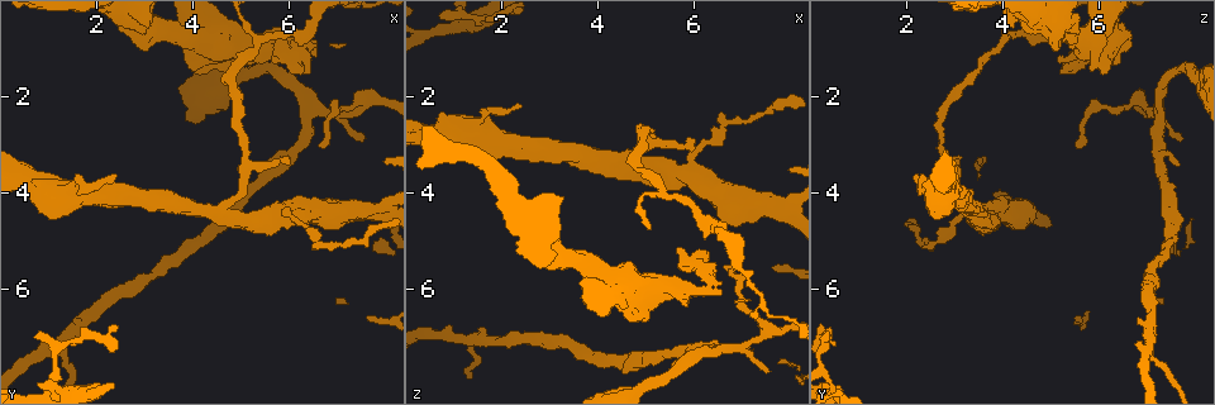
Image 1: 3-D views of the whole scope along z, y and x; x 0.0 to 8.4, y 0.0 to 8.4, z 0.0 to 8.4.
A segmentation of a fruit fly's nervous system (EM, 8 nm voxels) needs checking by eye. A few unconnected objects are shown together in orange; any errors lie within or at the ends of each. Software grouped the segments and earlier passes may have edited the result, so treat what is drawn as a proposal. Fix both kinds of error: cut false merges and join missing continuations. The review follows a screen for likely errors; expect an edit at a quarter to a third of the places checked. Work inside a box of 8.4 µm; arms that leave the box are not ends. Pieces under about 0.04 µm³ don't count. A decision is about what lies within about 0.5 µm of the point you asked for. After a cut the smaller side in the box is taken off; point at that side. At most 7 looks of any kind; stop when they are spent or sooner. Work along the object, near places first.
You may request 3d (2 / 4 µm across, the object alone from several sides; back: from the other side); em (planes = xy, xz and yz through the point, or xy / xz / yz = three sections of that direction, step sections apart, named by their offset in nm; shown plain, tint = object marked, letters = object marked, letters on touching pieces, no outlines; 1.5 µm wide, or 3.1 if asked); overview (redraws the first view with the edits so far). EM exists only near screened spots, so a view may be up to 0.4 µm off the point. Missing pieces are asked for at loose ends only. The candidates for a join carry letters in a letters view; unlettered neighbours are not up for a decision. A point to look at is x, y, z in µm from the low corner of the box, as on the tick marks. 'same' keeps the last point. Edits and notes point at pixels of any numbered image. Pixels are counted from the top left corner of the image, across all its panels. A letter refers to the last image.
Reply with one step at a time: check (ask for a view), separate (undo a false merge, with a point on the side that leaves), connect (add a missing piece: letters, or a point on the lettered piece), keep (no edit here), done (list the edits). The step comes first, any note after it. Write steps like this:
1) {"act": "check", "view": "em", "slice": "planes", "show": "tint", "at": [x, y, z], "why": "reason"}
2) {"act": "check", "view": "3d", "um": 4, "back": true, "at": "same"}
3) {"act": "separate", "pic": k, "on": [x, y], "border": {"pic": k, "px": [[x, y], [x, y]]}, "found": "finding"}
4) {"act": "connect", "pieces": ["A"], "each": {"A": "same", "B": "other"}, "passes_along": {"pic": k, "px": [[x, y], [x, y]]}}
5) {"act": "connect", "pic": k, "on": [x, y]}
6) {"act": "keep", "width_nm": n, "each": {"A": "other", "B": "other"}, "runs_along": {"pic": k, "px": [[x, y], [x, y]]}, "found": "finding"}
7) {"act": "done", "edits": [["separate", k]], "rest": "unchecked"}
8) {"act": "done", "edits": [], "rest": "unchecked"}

{"act": "check", "view": "em", "slice": "planes", "show": "letters", "at": [5.95, 3.40, 2.90], "why": "tapers out"}

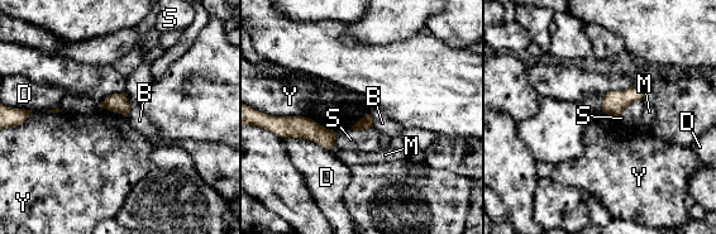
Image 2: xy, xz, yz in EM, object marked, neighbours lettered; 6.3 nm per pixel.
{"act": "keep", "each": {"B": "other", "D": "other", "M": "other", "S": "other", "Y": "other"}, "border": {"pic": 2, "px": [[275, 115], [304, 115], [318, 123]]}, "found": "none of them fits"}

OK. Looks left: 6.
{"act": "check", "view": "em", "slice": "yz", "step": 4, "show": "letters", "at": [4.40, 4.30, 3.25], "why": "three-way junction"}

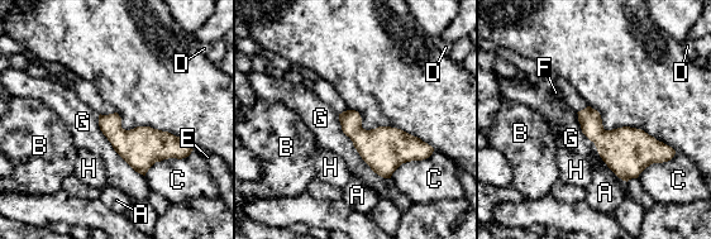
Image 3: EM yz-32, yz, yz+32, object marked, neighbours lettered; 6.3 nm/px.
{"act": "check", "view": "em", "slice": "planes", "show": "letters", "at": "same"}

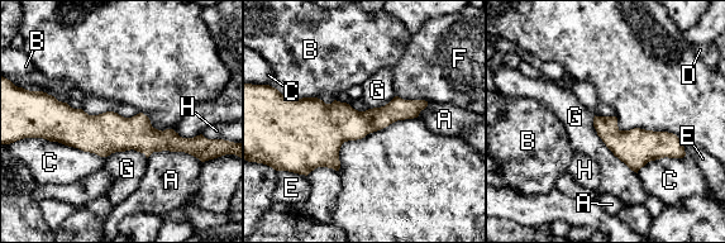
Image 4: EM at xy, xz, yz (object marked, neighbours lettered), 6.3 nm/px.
{"act": "keep", "width_nm": 150, "each": {"A": "other", "B": "other", "C": "other", "D": "other", "E": "other", "F": "other", "G": "other", "H": "other"}, "runs_along": {"pic": 4, "px": [[46, 115], [87, 133], [195, 141]]}, "found": "continuous, no second neuron"}

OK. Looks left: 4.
{"act": "check", "view": "3d", "um": 2, "at": [7.50, 2.85, 7.70], "why": "free end"}

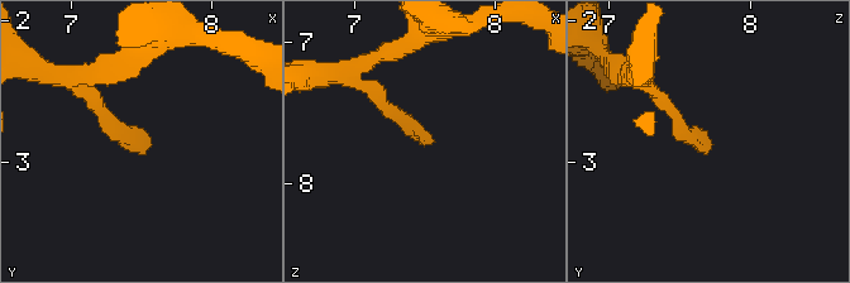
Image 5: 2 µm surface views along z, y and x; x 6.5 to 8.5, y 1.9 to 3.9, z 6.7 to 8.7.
{"act": "check", "view": "em", "slice": "planes", "show": "letters", "at": [7.58, 2.86, 7.72]}

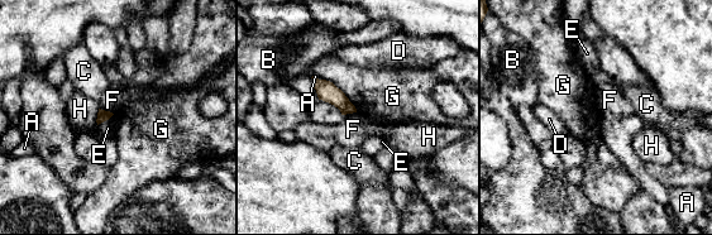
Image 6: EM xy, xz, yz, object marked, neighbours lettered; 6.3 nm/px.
{"act": "keep", "each": {"A": "other", "B": "other", "C": "other", "D": "other", "E": "other", "F": "other", "G": "other", "H": "other"}, "found": "no lettered piece goes on from it"}

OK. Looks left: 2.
{"act": "done", "edits": [], "rest": "unchecked"}

